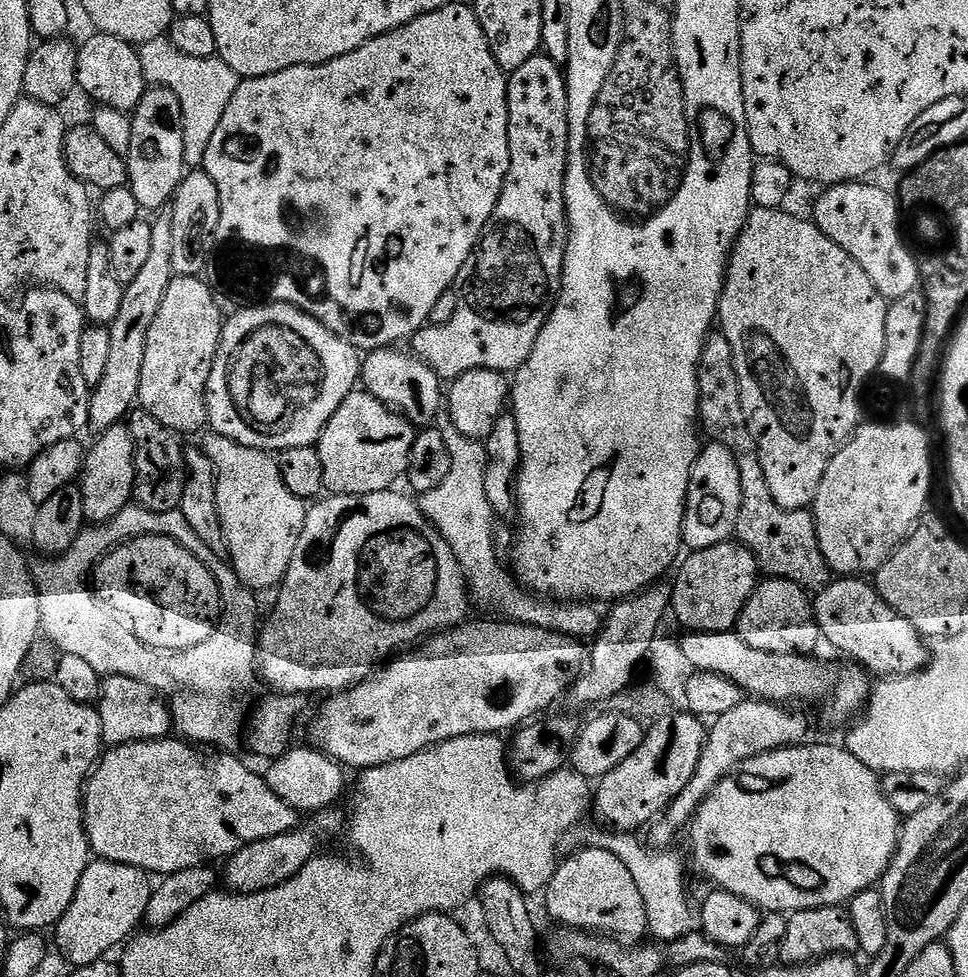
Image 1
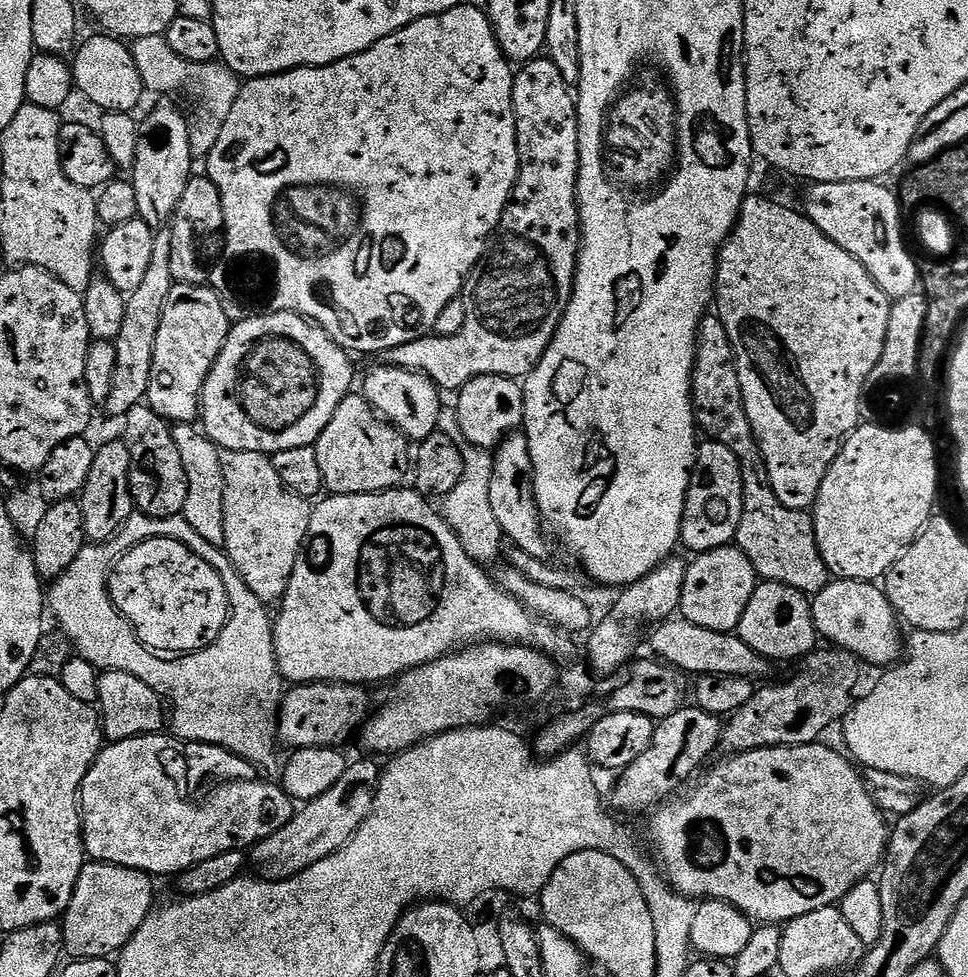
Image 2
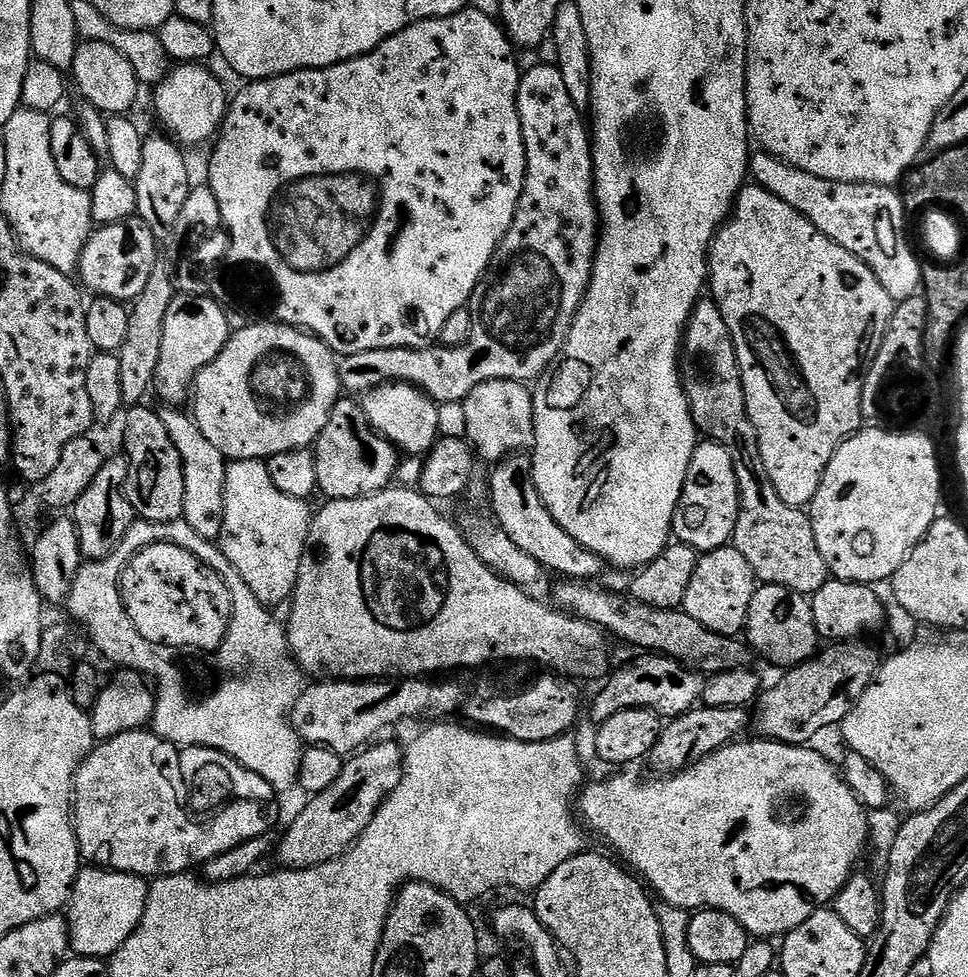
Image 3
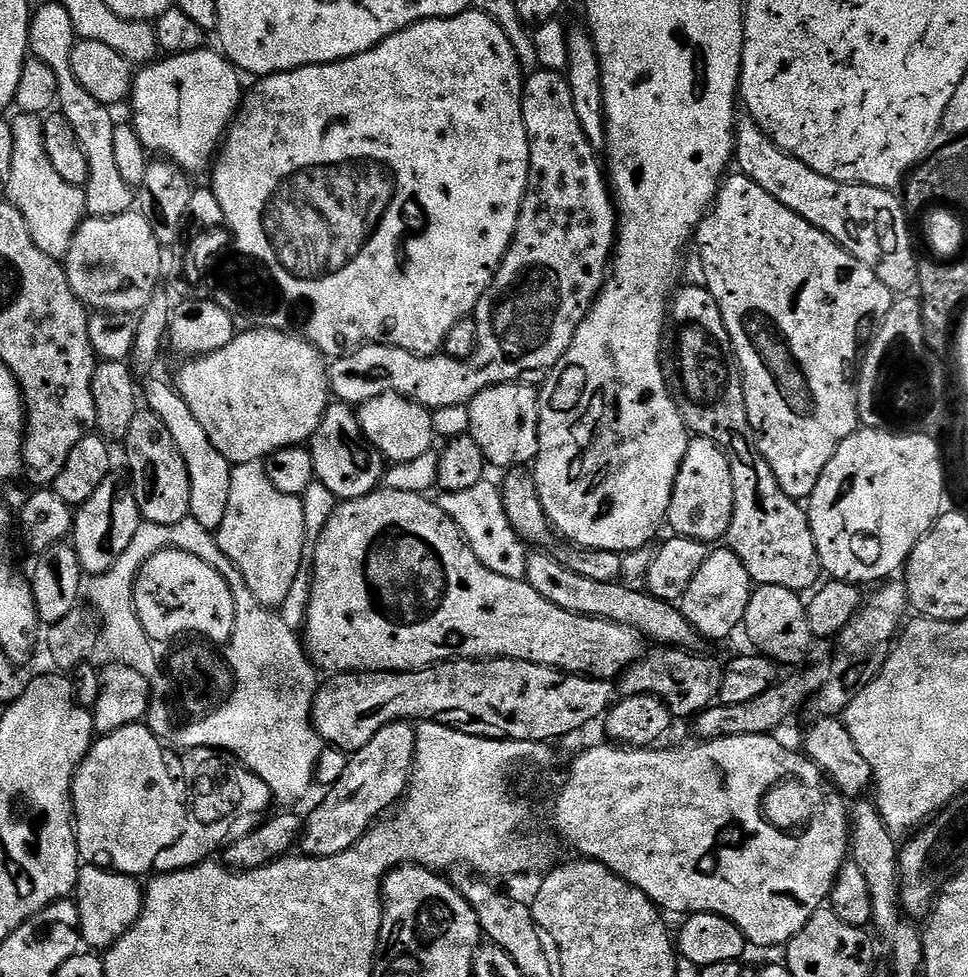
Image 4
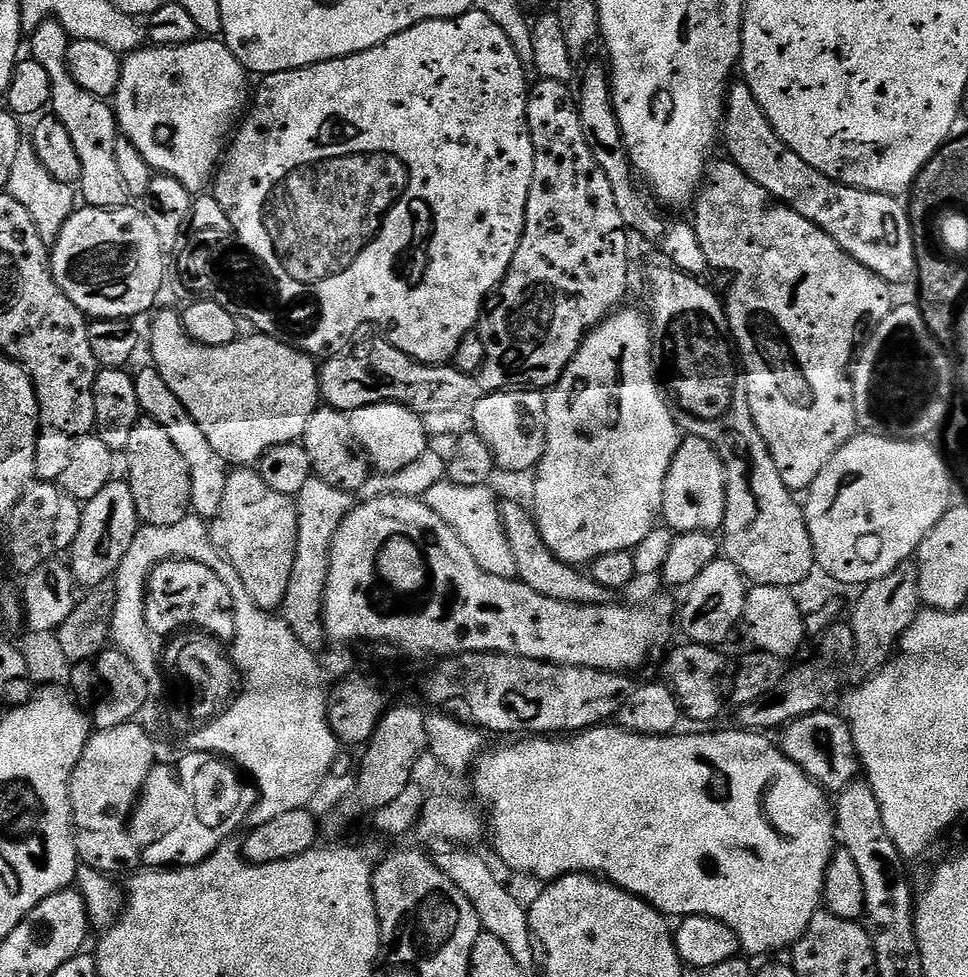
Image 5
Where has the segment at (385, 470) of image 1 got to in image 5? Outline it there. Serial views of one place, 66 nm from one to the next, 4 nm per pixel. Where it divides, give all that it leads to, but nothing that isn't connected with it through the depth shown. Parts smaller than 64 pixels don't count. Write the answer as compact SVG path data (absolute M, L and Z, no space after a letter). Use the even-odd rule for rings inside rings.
M327 406L317 408L306 426L302 443L306 454L310 454L310 466L315 479L330 482L330 486L351 493L355 493L356 488L363 489L367 485L370 479L370 461L354 434L349 413Z

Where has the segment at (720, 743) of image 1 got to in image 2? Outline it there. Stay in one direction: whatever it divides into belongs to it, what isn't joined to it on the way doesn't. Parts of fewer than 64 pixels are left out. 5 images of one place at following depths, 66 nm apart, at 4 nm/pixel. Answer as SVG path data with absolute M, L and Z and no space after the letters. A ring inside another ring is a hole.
M840 650L835 654L828 672L821 676L804 672L801 676L790 677L785 684L757 687L750 702L727 717L722 728L723 751L735 754L759 748L797 748L799 744L815 744L835 720L836 723L843 721L852 710L862 664L849 652Z

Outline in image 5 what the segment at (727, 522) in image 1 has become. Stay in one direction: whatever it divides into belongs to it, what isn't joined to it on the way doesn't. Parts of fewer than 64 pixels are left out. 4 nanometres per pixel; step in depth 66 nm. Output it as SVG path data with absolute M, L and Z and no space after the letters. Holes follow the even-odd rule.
M685 435L666 474L662 520L673 533L723 529L726 514L726 474L716 447L701 436Z

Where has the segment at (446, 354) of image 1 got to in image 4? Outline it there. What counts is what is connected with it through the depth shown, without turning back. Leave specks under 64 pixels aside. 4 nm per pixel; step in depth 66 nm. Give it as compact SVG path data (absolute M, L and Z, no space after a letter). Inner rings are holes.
M539 70L527 77L522 118L530 140L530 174L515 243L528 244L524 252L528 259L528 281L524 281L523 274L516 268L505 267L496 273L496 279L476 306L474 319L478 326L478 342L474 354L466 360L455 360L443 354L416 356L383 342L366 344L339 357L330 368L330 392L339 403L359 406L370 402L370 398L393 392L429 410L467 405L479 392L496 384L543 385L566 350L570 350L578 326L609 279L610 261L618 239L618 209L606 183L601 157L600 160L596 157L599 156L597 149L592 147L578 122L567 75Z

